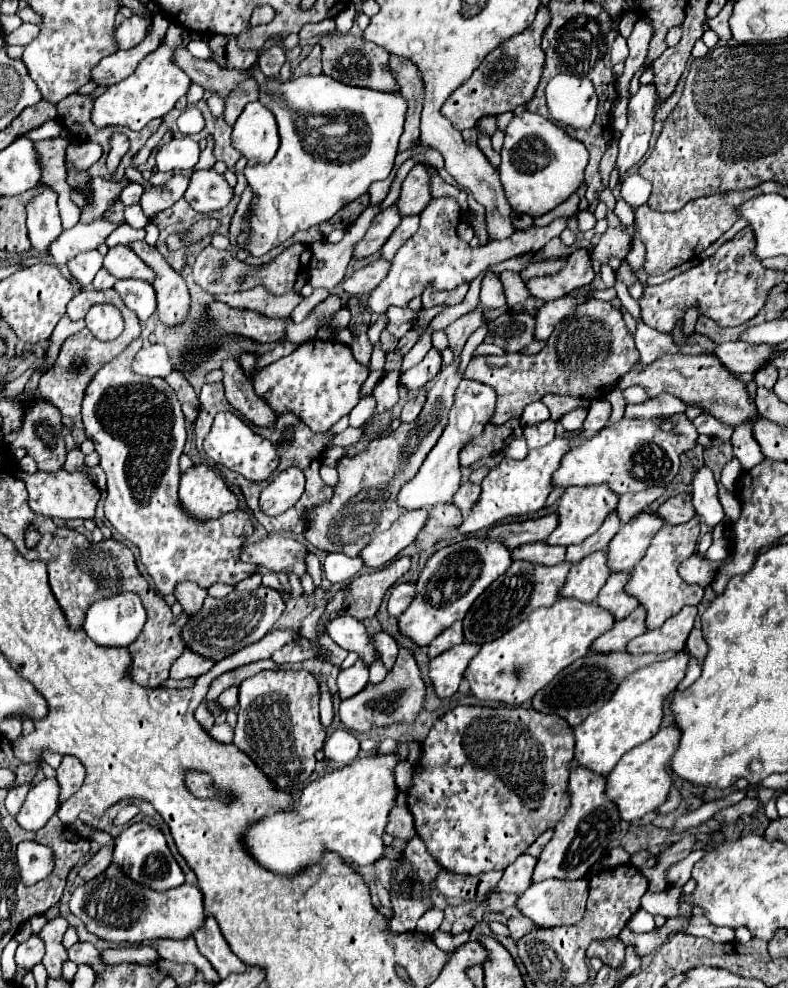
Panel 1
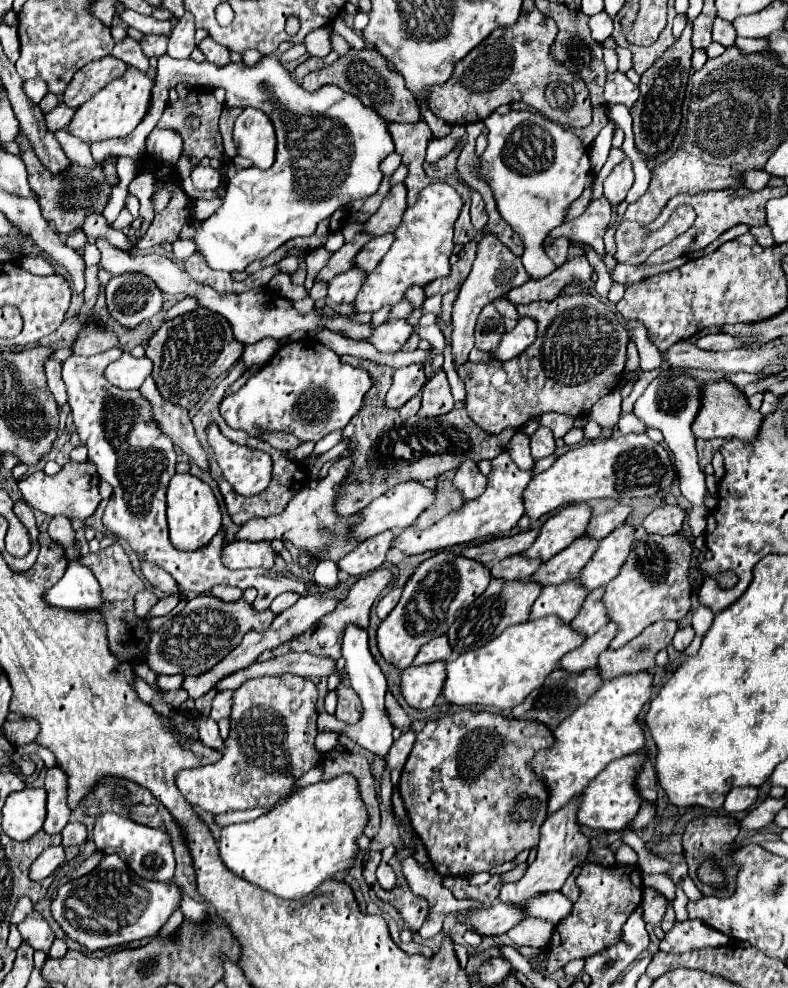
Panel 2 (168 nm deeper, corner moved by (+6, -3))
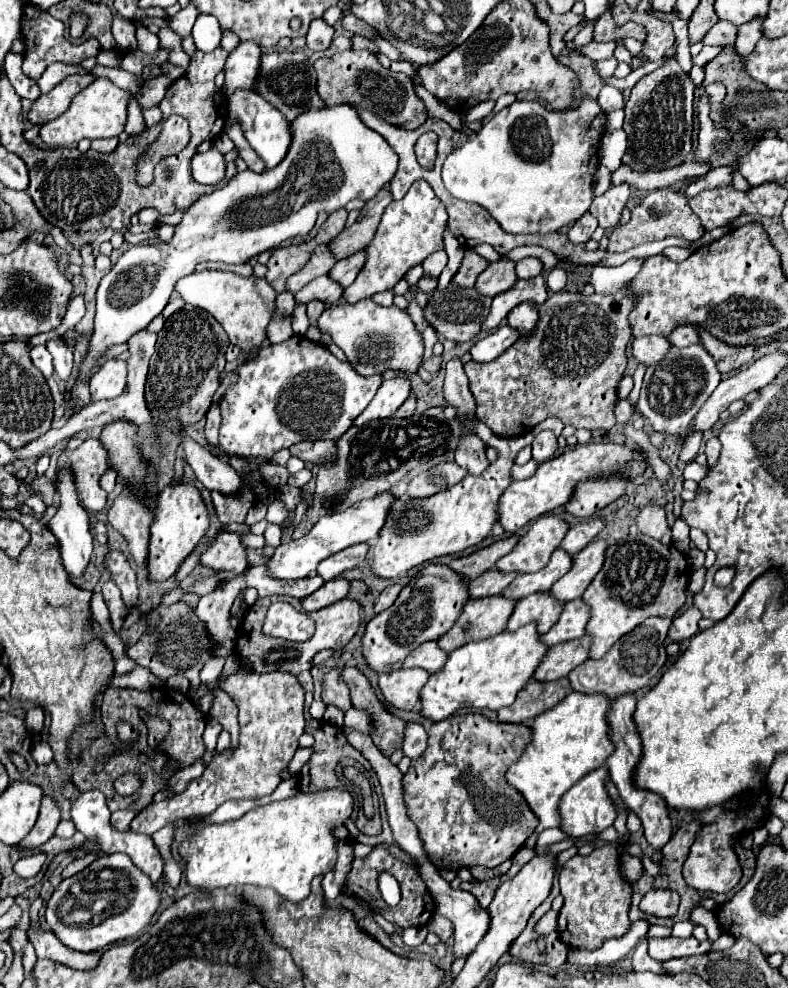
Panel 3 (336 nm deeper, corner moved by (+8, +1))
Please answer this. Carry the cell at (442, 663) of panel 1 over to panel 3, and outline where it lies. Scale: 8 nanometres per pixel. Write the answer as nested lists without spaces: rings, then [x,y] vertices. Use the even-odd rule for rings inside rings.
[[[419,668],[393,670],[379,674],[379,690],[387,704],[399,710],[419,710],[419,688],[429,680]]]

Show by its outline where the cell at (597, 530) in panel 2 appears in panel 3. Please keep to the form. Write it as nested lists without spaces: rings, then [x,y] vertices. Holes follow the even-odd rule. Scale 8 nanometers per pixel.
[[[583,520],[579,524],[575,524],[573,528],[569,528],[569,532],[565,534],[561,548],[575,556],[579,550],[583,550],[599,532],[603,530],[603,522],[601,520]]]

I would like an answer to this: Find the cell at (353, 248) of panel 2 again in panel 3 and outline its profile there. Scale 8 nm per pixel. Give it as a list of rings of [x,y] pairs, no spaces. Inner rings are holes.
[[[317,246],[311,254],[311,258],[307,260],[307,264],[297,270],[295,274],[291,274],[285,282],[285,290],[295,294],[297,290],[301,290],[305,284],[309,284],[311,280],[315,280],[317,276],[323,276],[331,270],[335,262],[331,260],[331,252],[327,252],[327,246]]]

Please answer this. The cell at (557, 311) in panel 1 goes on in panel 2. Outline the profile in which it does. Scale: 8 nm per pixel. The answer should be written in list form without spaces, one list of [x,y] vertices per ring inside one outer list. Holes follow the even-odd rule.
[[[529,316],[521,318],[519,324],[501,338],[499,348],[493,350],[491,354],[499,362],[511,360],[511,358],[519,356],[521,352],[525,352],[535,342],[535,338],[537,338],[537,322],[533,318],[529,318]]]

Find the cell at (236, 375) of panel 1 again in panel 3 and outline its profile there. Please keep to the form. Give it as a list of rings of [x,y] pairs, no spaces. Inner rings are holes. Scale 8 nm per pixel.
[[[317,440],[317,442],[299,442],[289,448],[291,456],[297,456],[303,462],[317,466],[331,464],[335,460],[335,440]]]

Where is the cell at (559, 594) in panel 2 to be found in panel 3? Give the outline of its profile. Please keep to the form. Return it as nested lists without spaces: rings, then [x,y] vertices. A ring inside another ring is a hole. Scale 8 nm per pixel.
[[[549,592],[531,594],[531,596],[527,596],[515,604],[515,612],[511,614],[505,630],[513,632],[523,624],[535,622],[537,632],[545,634],[545,632],[549,632],[551,624],[555,624],[555,618],[559,618],[561,608],[563,606],[557,600],[551,600]]]

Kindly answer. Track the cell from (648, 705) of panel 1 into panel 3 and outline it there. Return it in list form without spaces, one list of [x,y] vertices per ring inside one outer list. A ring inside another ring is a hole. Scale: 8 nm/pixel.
[[[571,692],[565,700],[561,700],[547,712],[541,712],[533,718],[531,724],[527,724],[531,728],[531,742],[527,744],[517,764],[509,766],[509,770],[505,772],[505,780],[525,798],[525,802],[537,816],[537,834],[547,828],[559,826],[557,804],[561,796],[585,774],[603,766],[615,750],[607,736],[609,724],[605,720],[605,714],[609,706],[611,698]]]

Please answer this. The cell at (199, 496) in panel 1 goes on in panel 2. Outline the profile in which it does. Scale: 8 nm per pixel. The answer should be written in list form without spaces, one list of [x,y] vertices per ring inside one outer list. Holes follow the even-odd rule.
[[[175,474],[167,486],[167,520],[169,538],[175,548],[193,550],[207,544],[221,528],[221,510],[211,486],[193,474]]]

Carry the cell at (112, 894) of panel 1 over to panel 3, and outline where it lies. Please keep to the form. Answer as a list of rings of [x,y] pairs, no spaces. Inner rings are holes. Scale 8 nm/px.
[[[103,854],[73,878],[61,880],[47,902],[45,920],[51,932],[71,950],[95,952],[117,940],[143,934],[159,906],[159,890],[123,854]]]

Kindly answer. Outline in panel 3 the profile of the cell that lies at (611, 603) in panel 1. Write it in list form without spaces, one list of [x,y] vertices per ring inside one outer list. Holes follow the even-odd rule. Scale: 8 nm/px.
[[[581,598],[571,600],[563,604],[559,620],[551,626],[551,630],[545,636],[541,636],[541,642],[545,646],[555,646],[561,642],[581,638],[585,636],[585,626],[587,626],[587,604],[583,604]]]

